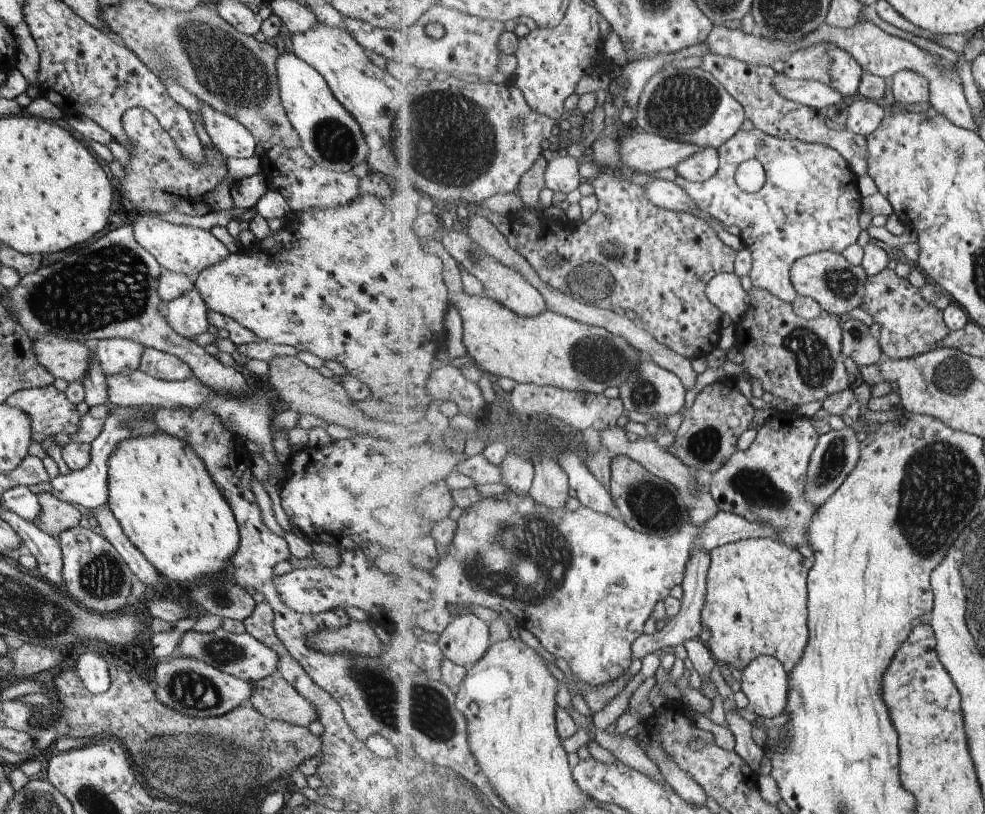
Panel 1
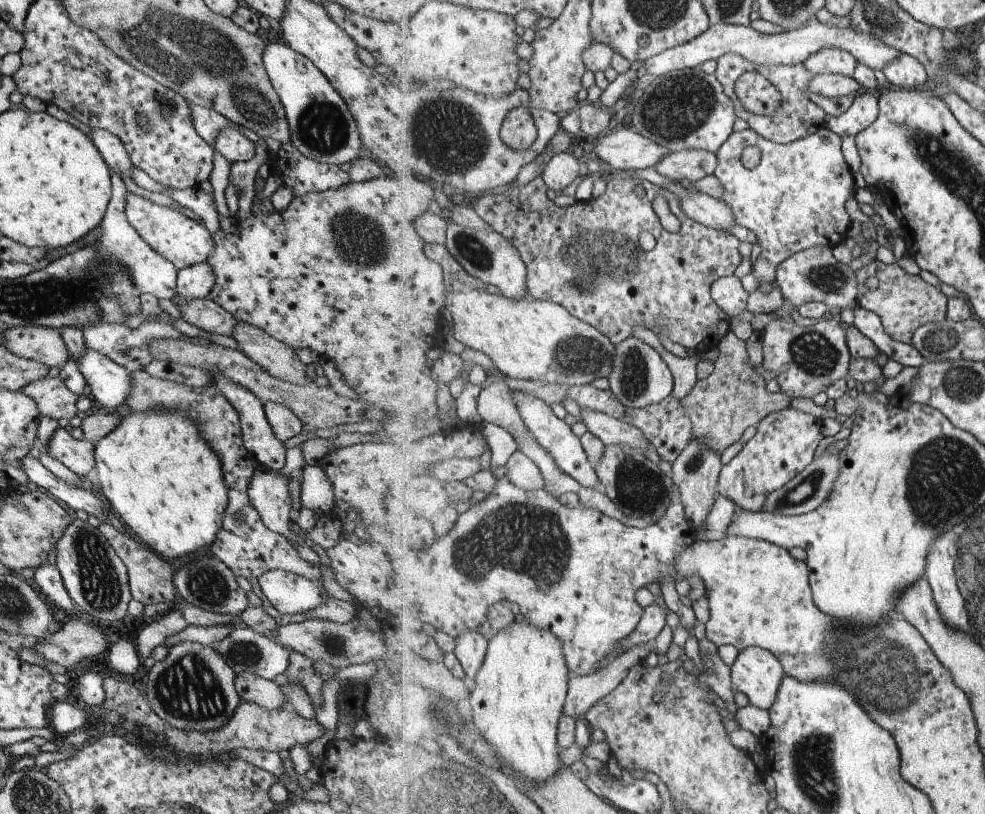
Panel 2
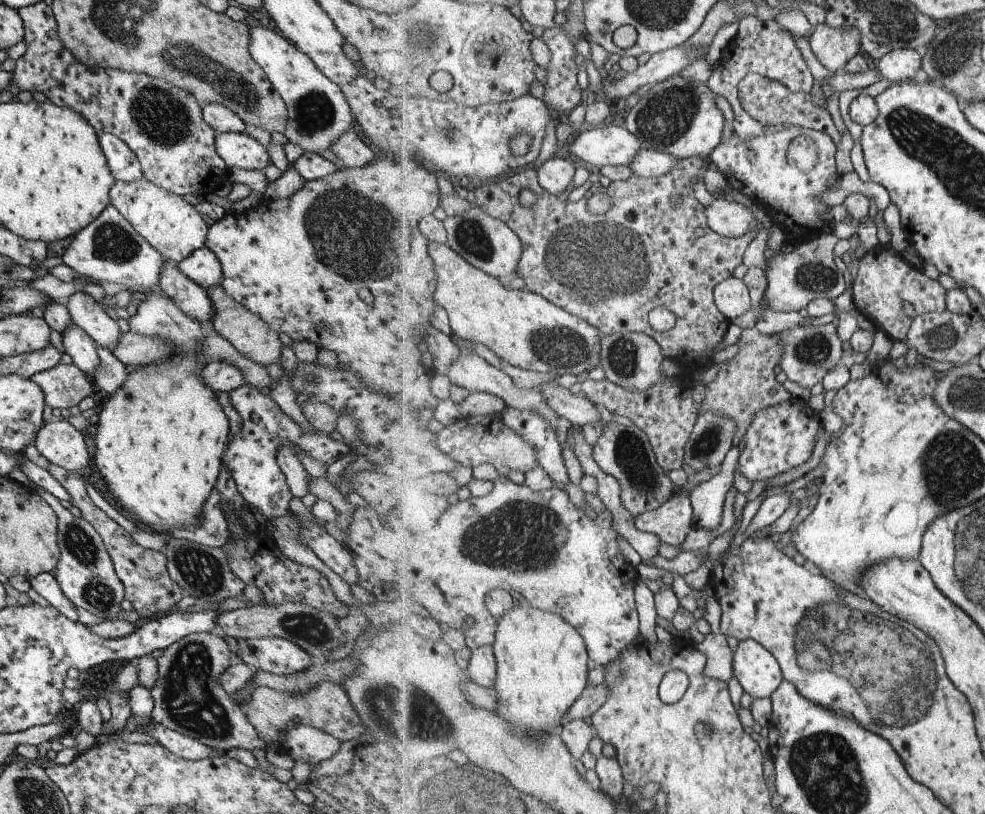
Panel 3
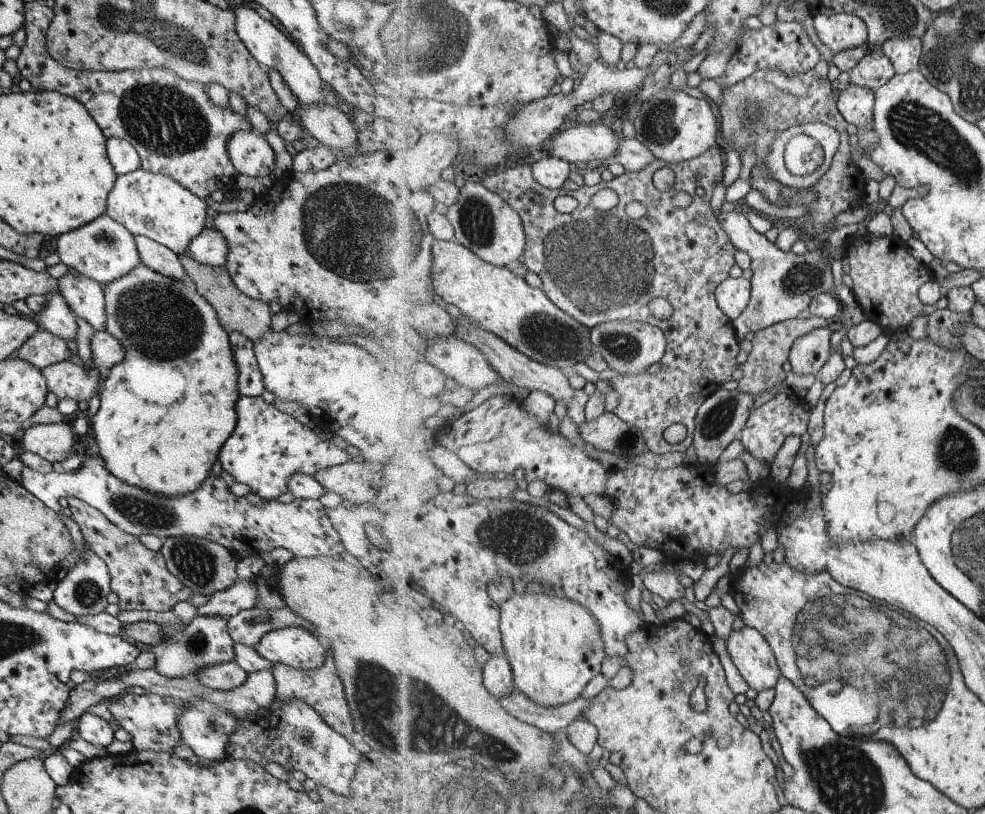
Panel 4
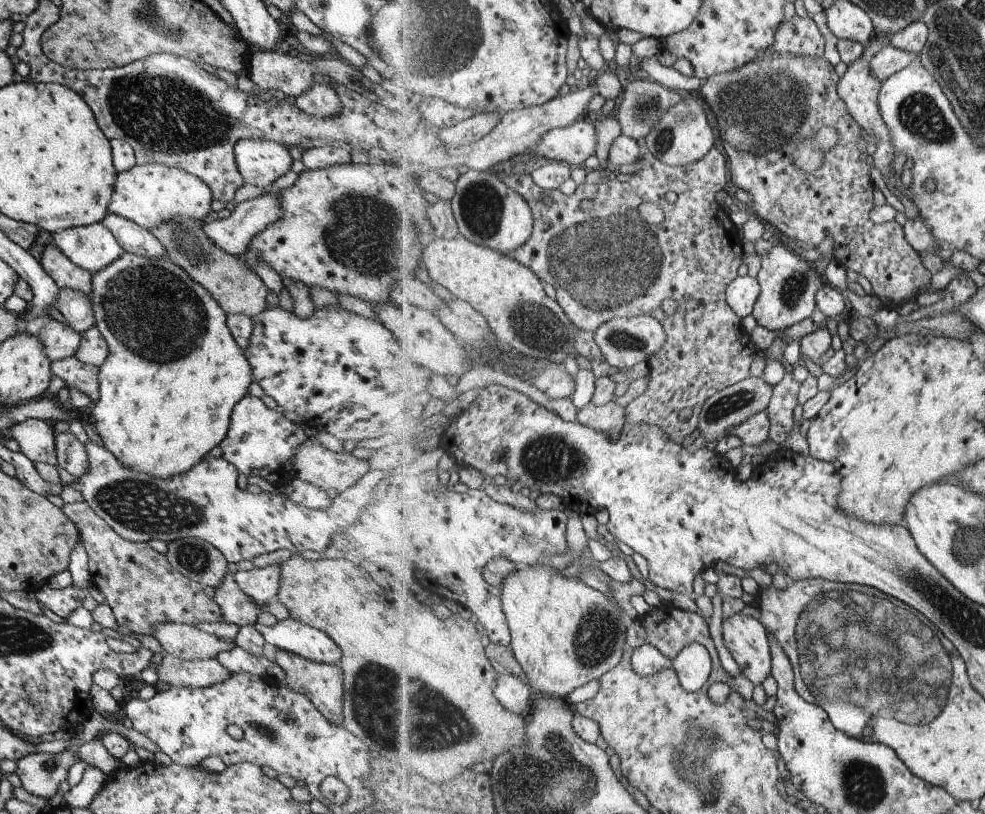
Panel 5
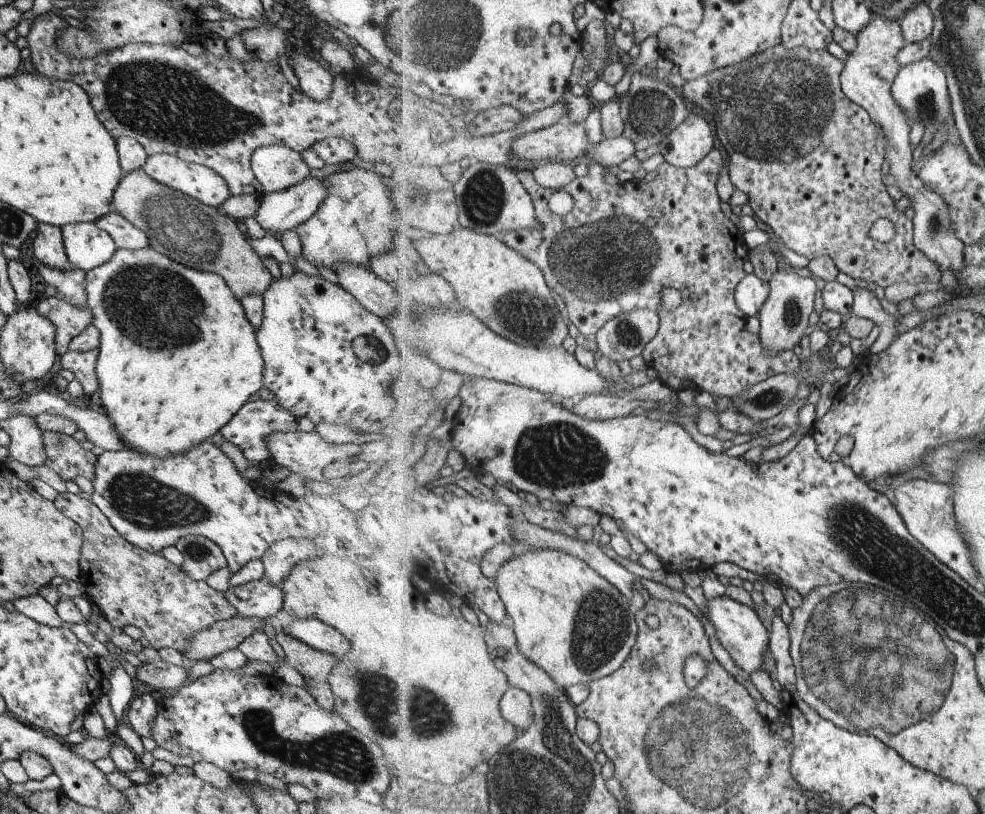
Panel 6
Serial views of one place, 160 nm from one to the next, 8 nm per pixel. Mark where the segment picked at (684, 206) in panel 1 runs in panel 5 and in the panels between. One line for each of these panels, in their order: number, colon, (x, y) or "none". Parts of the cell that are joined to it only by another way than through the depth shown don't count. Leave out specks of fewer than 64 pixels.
2: (715, 213)
3: (728, 218)
4: (784, 284)
5: (790, 284)

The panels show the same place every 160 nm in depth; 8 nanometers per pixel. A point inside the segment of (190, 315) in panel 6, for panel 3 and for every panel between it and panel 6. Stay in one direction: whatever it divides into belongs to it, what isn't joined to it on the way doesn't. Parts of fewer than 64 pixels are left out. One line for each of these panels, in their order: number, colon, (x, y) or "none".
3: (158, 442)
4: (160, 423)
5: (173, 373)

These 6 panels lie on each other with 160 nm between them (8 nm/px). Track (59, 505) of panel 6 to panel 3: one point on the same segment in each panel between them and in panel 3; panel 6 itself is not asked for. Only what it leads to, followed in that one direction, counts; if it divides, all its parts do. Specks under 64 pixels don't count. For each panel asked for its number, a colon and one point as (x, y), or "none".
3: (149, 589)
4: (139, 578)
5: (142, 589)

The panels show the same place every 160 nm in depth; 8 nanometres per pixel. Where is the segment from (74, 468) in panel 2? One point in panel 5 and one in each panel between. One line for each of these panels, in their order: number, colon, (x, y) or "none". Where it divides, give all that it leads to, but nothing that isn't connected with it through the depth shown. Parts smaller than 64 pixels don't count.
3: (63, 446)
4: (53, 442)
5: (34, 438)

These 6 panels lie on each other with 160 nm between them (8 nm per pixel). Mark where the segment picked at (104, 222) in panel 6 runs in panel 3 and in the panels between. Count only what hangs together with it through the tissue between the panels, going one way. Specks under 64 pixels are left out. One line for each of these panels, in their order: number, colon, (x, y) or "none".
3: (189, 297)
4: (158, 258)
5: (134, 239)

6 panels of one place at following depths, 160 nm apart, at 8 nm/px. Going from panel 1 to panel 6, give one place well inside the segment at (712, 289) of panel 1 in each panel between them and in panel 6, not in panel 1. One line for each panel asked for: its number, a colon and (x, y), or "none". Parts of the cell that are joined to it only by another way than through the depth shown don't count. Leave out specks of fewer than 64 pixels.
2: (728, 291)
3: (733, 298)
4: (734, 295)
5: (742, 294)
6: (752, 292)

